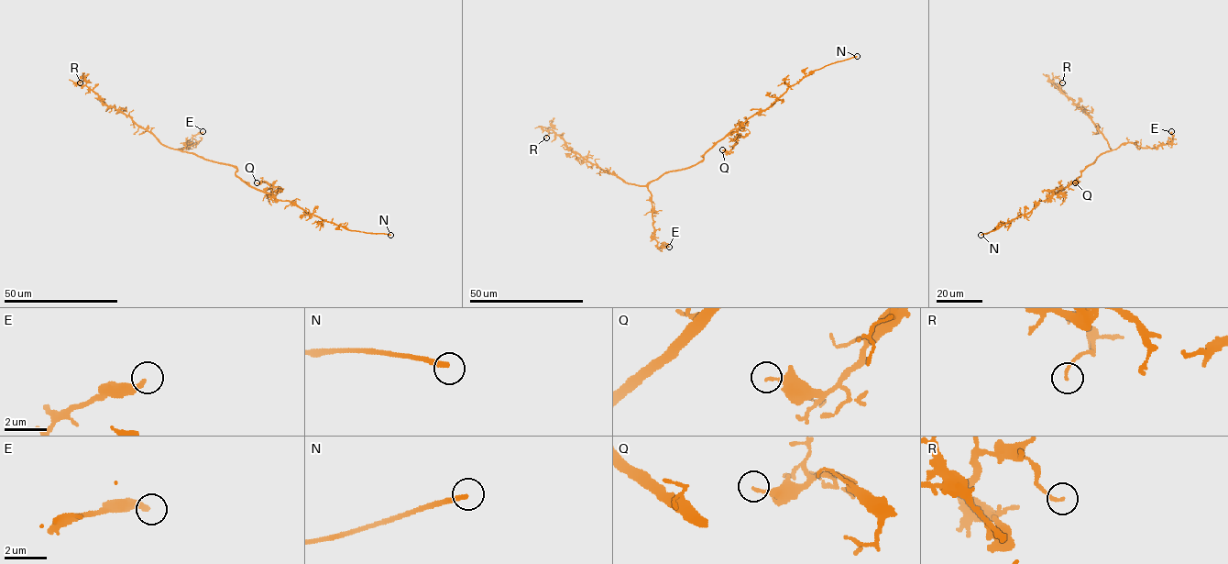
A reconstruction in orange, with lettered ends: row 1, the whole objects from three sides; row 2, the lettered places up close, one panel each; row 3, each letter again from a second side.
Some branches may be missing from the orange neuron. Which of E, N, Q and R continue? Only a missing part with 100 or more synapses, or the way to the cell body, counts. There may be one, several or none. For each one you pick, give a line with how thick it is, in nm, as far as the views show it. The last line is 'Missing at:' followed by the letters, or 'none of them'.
N: Thickness 240 nm
Missing at: N

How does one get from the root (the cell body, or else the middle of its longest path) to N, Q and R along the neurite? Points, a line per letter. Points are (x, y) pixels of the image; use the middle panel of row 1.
N: (695, 165), (718, 142), (750, 117), (769, 107), (790, 87), (814, 71), (857, 56)
Q: (695, 165), (718, 142), (737, 131), (737, 143), (729, 151), (722, 149)
R: (695, 165), (663, 173), (645, 185), (629, 184), (573, 152), (562, 138), (543, 127), (549, 134), (546, 138)

